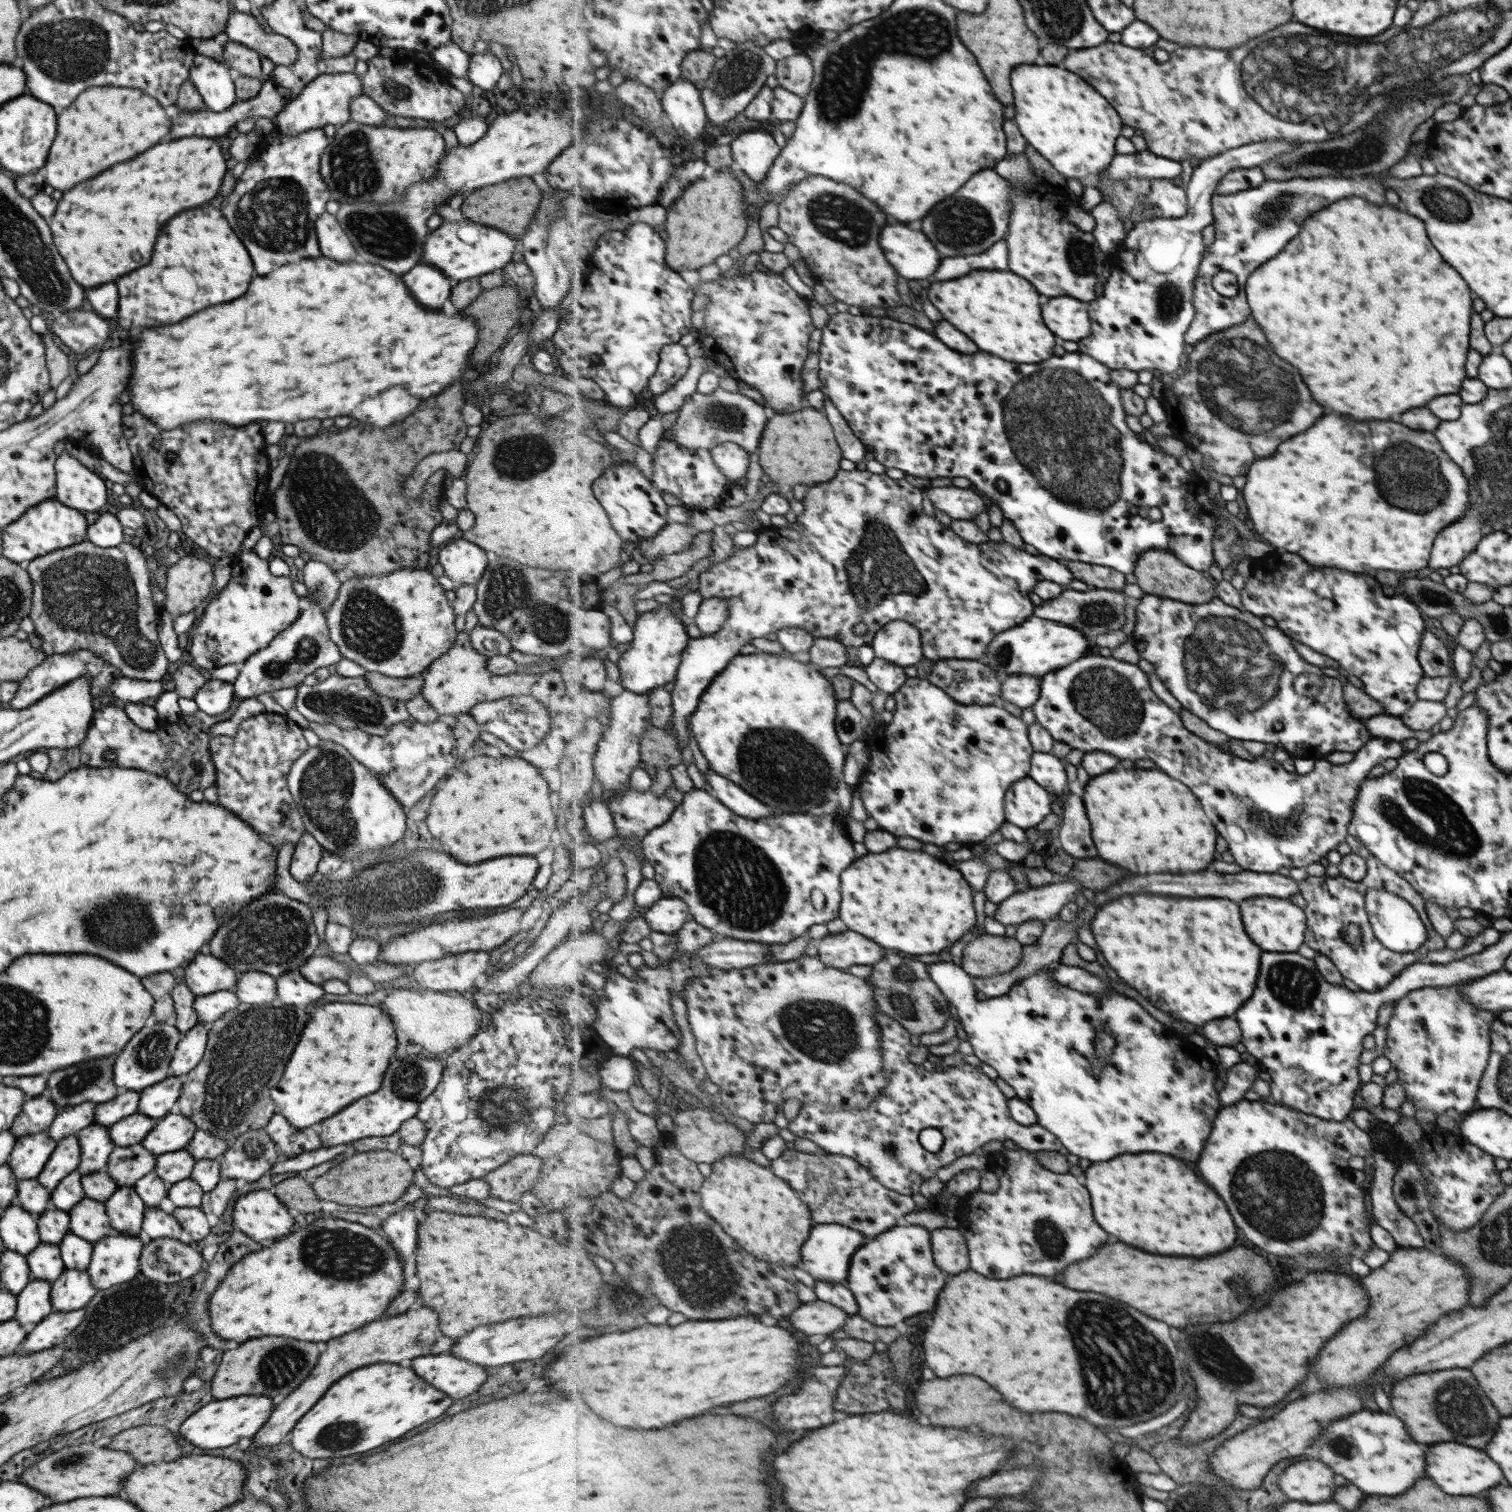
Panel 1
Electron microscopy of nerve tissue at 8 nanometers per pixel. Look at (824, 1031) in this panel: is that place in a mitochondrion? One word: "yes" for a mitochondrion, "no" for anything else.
yes

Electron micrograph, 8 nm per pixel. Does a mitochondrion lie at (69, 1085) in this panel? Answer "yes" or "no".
yes

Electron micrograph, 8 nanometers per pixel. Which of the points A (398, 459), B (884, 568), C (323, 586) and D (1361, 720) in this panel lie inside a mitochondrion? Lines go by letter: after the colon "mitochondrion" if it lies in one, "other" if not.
A: other
B: mitochondrion
C: mitochondrion
D: other

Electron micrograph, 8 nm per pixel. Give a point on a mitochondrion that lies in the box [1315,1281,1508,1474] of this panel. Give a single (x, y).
(1476, 1421)

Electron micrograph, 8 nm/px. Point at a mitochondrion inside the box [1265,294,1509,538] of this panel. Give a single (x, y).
(1393, 476)

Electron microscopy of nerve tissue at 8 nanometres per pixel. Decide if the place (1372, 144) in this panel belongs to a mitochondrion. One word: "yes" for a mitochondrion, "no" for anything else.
yes

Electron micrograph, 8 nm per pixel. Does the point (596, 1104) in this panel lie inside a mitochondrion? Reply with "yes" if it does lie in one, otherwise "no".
no

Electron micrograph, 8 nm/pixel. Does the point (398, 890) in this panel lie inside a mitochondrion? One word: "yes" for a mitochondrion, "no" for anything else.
yes

